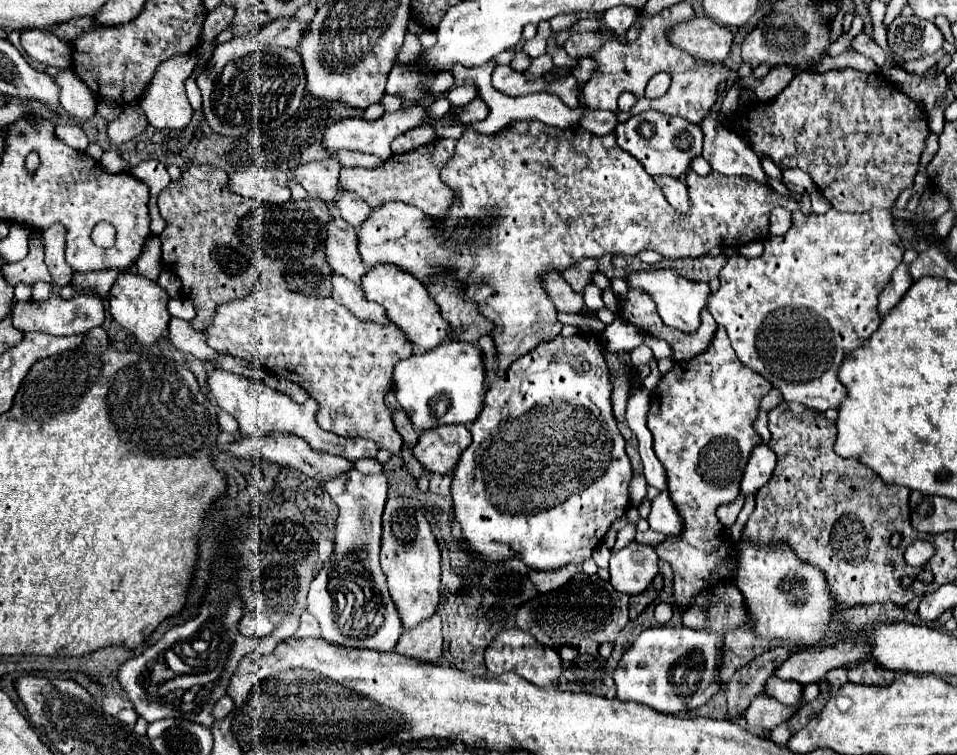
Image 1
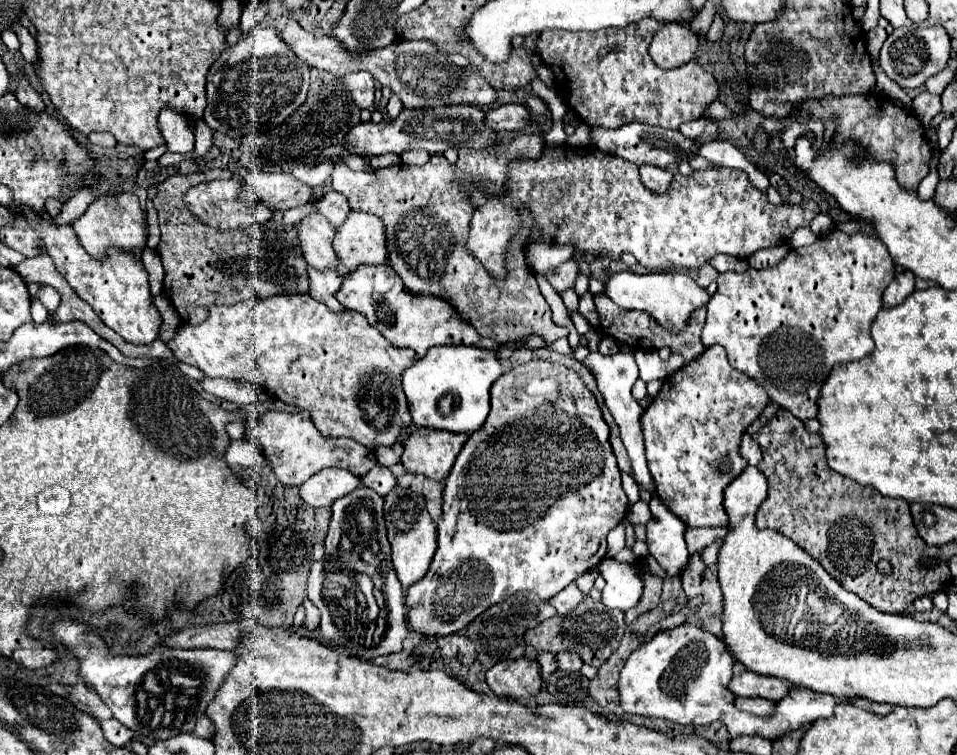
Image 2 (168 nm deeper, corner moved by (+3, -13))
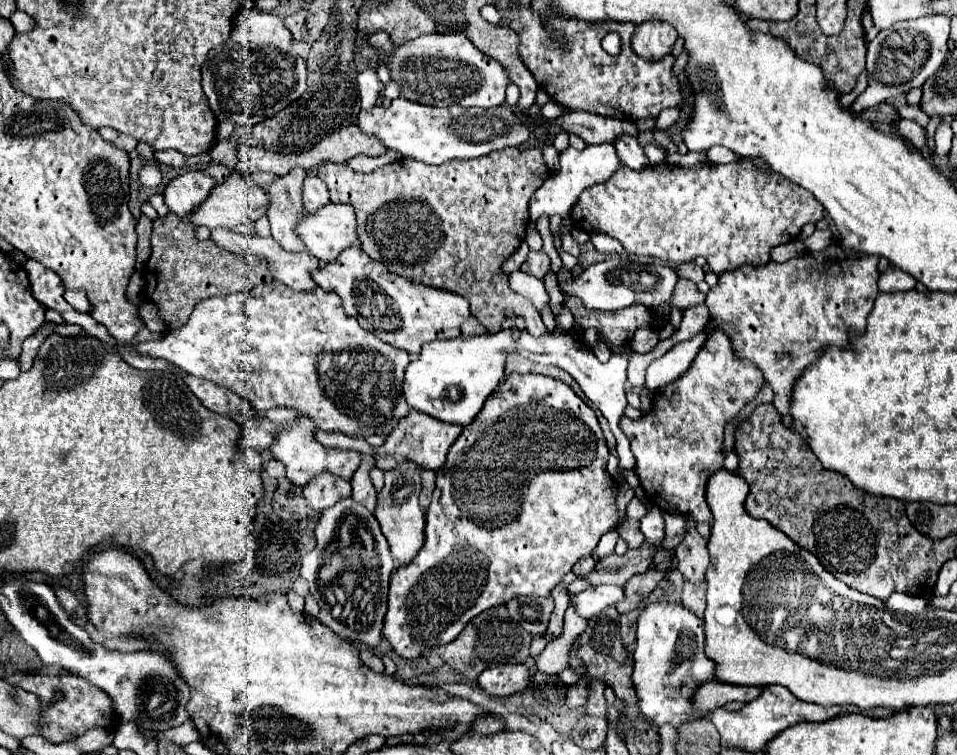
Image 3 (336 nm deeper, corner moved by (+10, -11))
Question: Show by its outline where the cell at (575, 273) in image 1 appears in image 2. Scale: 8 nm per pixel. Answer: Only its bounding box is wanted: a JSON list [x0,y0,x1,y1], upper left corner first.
[544,260,578,292]

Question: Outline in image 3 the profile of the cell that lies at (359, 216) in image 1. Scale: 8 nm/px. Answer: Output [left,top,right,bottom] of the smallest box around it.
[303,176,329,212]

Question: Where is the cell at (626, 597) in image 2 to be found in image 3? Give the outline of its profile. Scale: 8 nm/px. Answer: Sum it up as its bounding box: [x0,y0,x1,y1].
[573,586,625,618]

